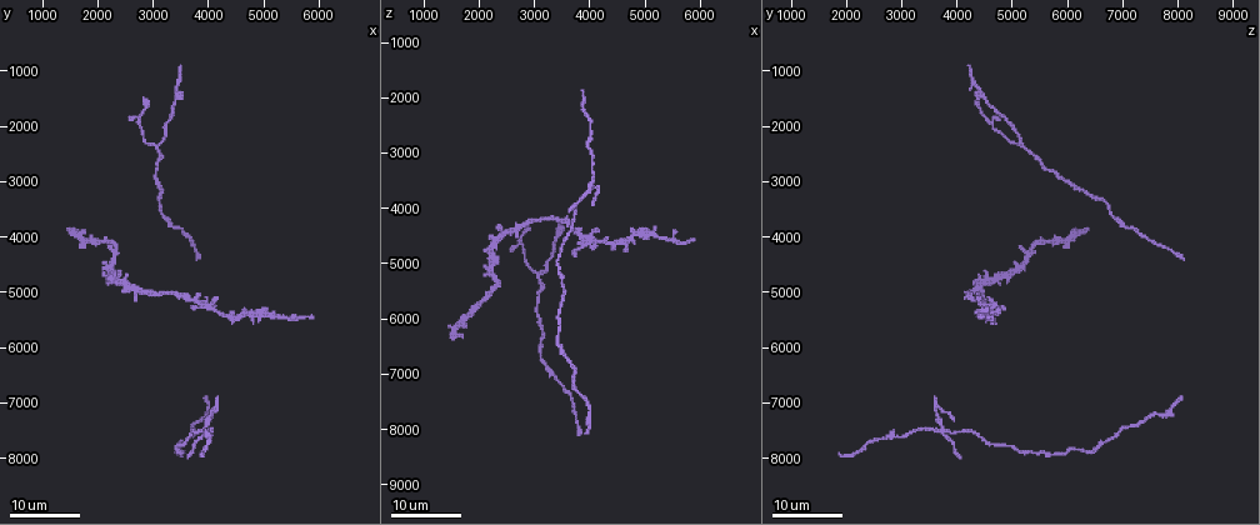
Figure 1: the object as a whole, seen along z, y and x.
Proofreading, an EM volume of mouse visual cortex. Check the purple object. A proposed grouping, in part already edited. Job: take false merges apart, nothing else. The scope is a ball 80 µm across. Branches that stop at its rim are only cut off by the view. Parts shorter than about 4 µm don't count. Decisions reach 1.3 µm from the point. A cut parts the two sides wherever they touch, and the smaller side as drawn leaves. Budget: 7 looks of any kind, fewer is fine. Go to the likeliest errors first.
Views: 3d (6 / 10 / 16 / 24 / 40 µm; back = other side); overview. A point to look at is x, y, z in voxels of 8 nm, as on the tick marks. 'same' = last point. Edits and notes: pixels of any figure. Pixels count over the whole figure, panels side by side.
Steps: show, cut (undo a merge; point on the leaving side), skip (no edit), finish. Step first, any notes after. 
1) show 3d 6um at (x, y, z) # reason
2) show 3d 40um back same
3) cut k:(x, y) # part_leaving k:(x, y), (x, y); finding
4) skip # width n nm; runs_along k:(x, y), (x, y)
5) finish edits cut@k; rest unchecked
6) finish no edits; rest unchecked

show 3d 24um at (3950, 7500, 3650) # looks like a crossing

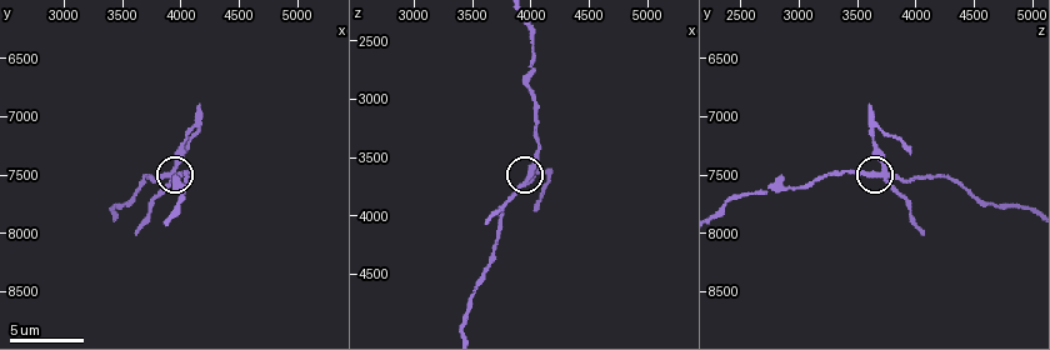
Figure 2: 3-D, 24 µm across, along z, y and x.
show 3d 10um at (3960, 7480, 3720) # closer look

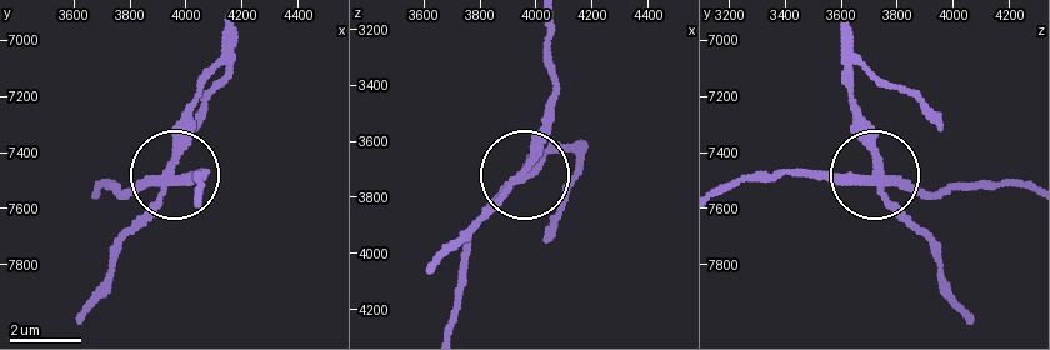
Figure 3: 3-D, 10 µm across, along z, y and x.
cut 3:(869, 131) # two neurons meet here

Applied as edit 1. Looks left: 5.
show 3d 16um at (3100, 2300, 5150) # a fork

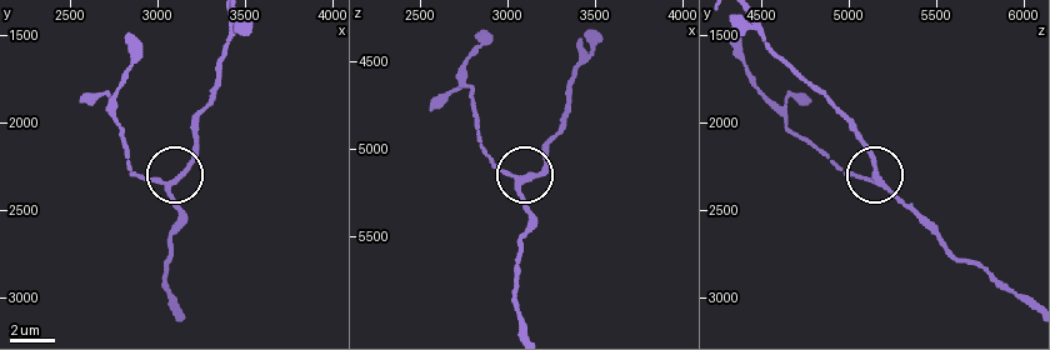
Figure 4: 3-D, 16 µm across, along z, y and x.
show 3d 10um at (3100, 2340, 5180)

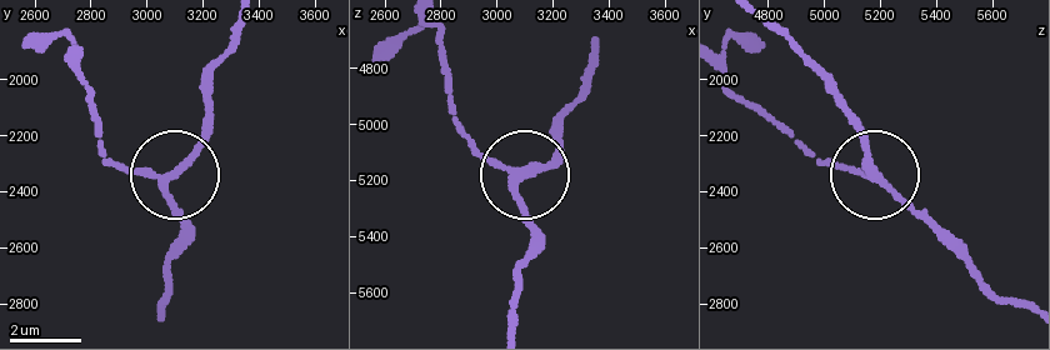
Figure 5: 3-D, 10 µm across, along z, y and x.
skip # width 210 nm; continuous, no second neuron

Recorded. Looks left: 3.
show 3d 24um at (4200, 5350, 4600)

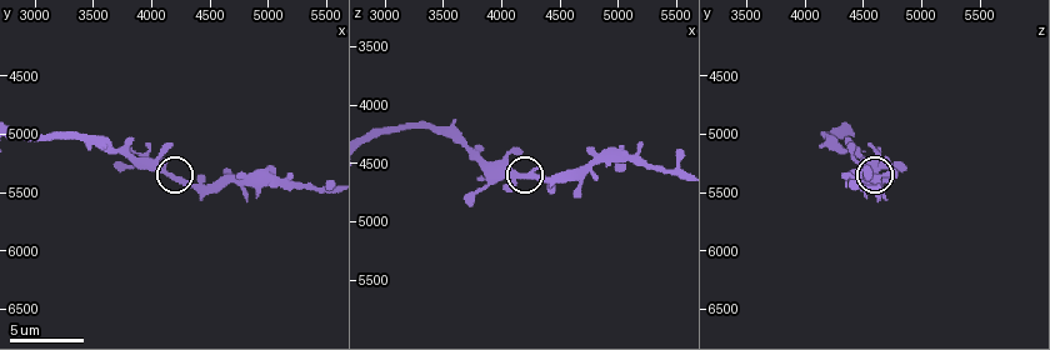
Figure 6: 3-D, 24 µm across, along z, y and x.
show 3d 10um at (4180, 5380, 4600)

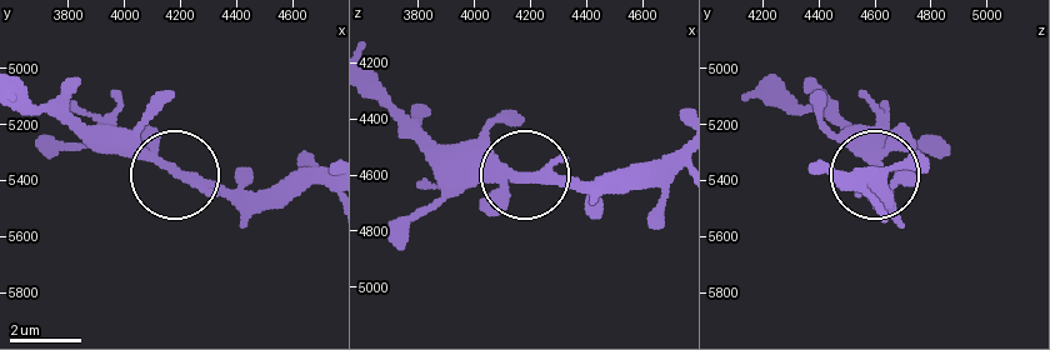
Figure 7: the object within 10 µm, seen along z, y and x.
skip # width 250 nm; runs_along 7:(178, 169), (285, 199); one neuron here

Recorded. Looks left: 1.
finish edits cut@3; rest unchecked

